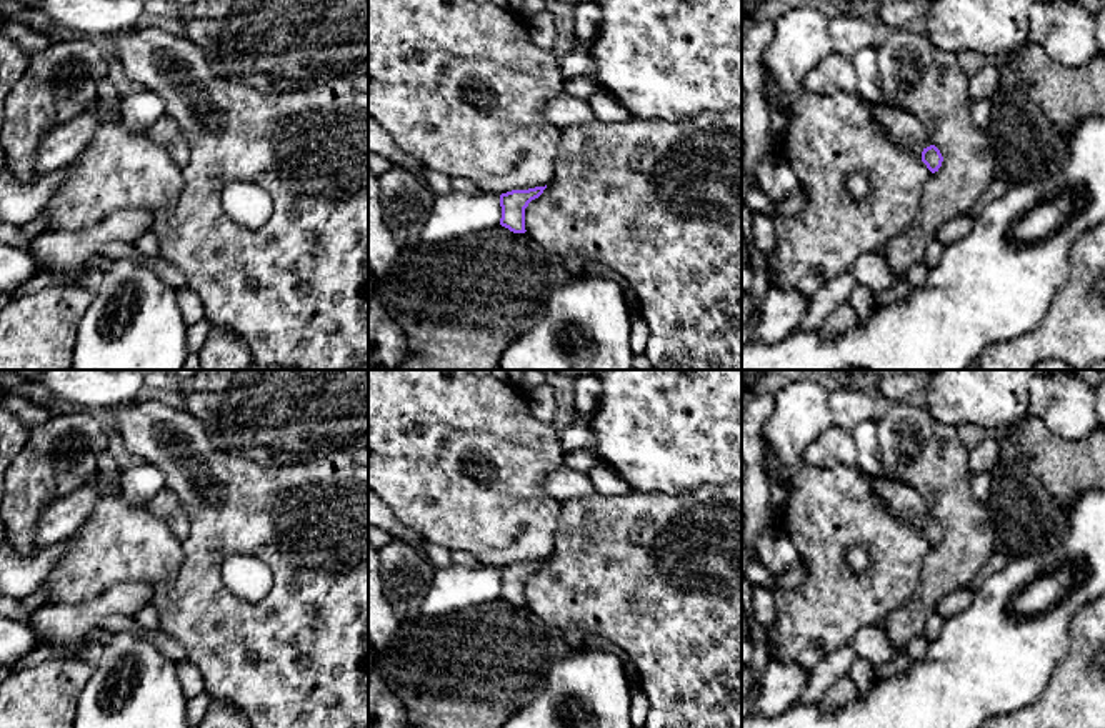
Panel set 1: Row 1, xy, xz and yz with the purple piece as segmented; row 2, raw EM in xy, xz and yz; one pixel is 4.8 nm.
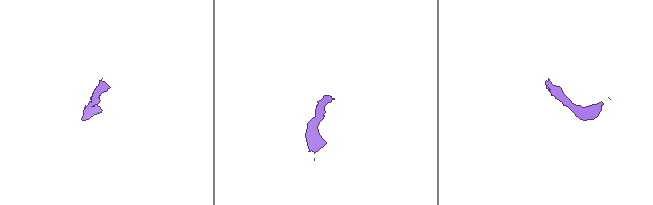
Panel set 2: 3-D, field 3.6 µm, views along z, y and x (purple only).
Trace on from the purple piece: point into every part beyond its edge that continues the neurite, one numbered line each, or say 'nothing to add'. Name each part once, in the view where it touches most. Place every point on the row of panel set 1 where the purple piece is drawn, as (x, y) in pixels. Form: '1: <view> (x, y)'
1: yz (905, 130)

